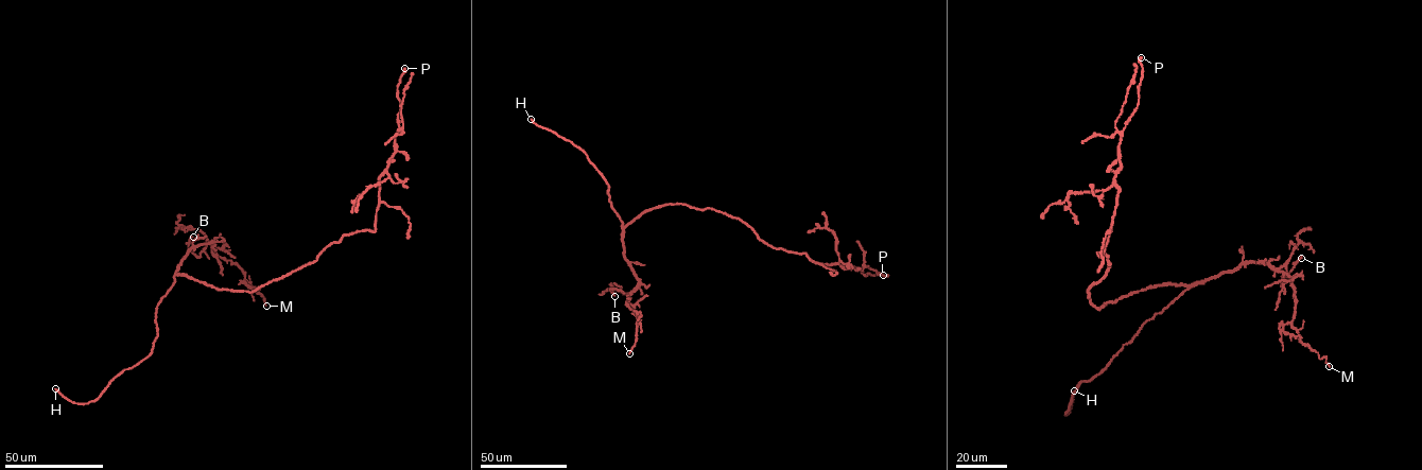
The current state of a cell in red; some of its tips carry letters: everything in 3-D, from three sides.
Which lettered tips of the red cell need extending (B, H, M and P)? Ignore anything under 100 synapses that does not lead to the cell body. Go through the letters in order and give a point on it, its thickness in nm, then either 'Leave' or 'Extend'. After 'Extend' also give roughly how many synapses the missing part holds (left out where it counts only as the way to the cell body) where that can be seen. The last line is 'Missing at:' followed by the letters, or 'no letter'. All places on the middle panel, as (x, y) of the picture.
B: Place: (614, 296). Thickness 120 nm. Leave
H: Place: (531, 119). Thickness 130 nm. Extend
M: Place: (629, 353). Thickness 120 nm. Leave
P: Place: (883, 275). Thickness 480 nm. Leave
Missing at: H

